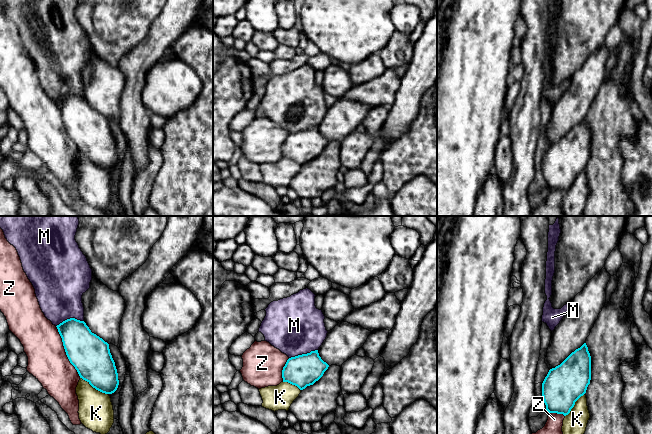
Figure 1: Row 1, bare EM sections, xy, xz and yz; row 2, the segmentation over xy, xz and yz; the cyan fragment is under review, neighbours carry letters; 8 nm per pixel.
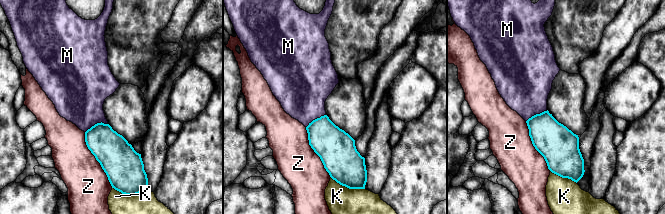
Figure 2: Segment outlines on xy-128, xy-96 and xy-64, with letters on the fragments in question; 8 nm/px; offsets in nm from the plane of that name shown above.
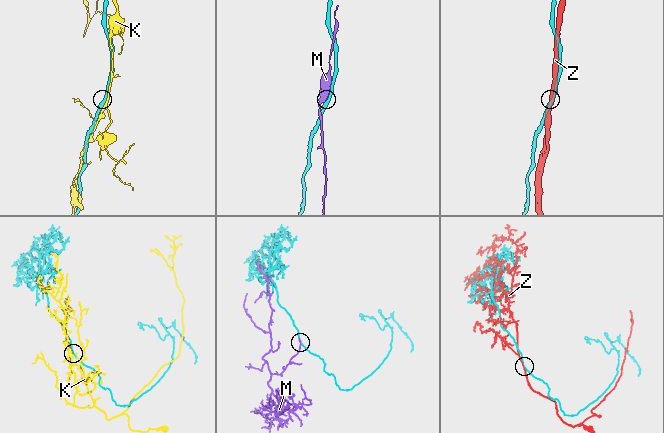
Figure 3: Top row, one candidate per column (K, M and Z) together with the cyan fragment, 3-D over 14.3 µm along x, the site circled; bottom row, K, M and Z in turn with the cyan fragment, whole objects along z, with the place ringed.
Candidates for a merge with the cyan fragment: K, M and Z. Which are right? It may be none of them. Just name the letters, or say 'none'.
none

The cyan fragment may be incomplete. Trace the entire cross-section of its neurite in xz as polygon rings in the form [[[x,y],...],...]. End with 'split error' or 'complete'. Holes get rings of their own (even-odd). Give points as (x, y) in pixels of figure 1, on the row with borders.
[[[318,350],[291,357],[282,370],[283,382],[303,390],[318,381],[328,367],[329,365],[319,356]]]; complete

